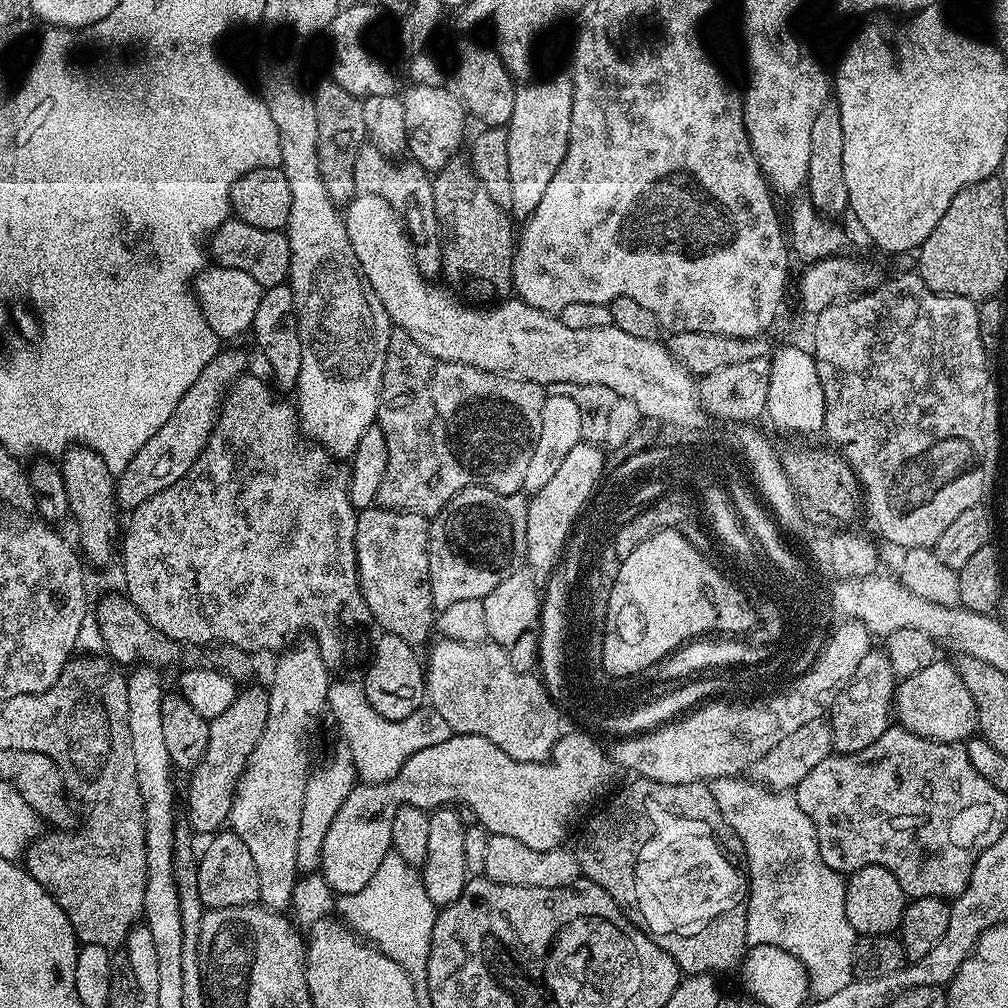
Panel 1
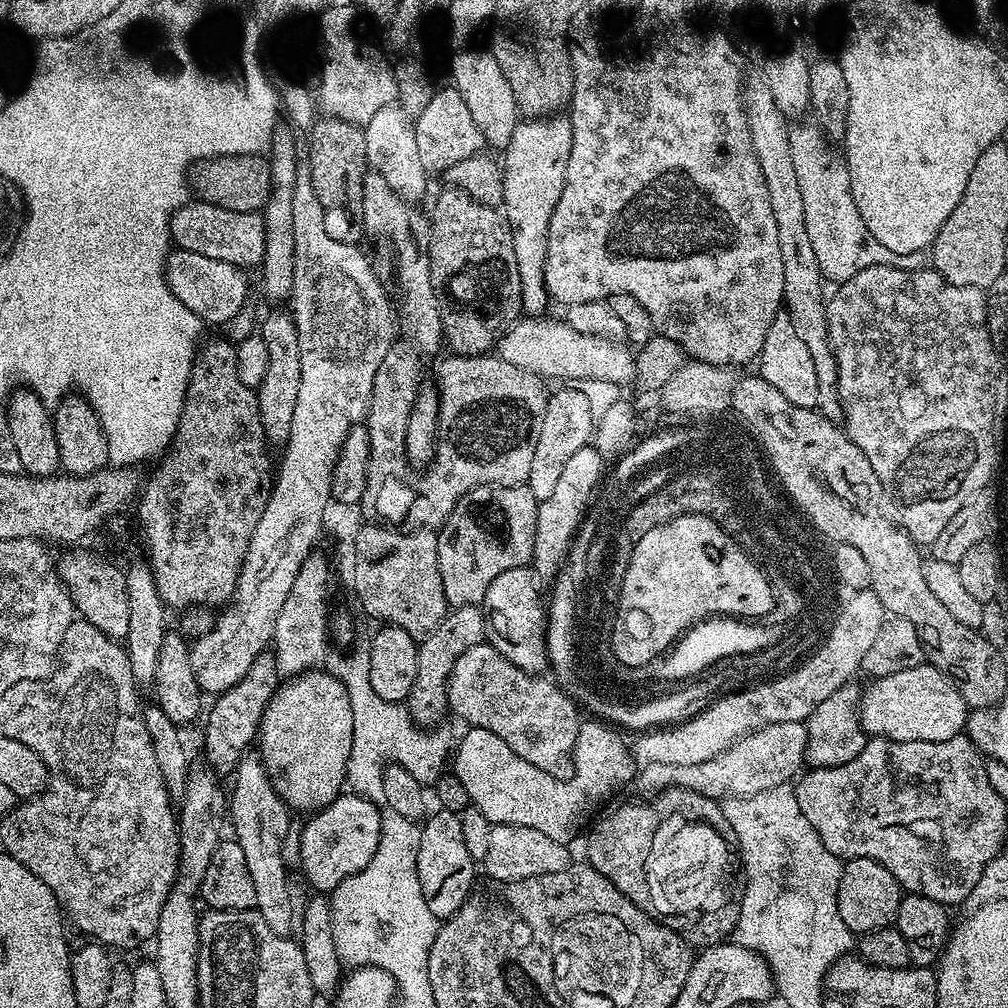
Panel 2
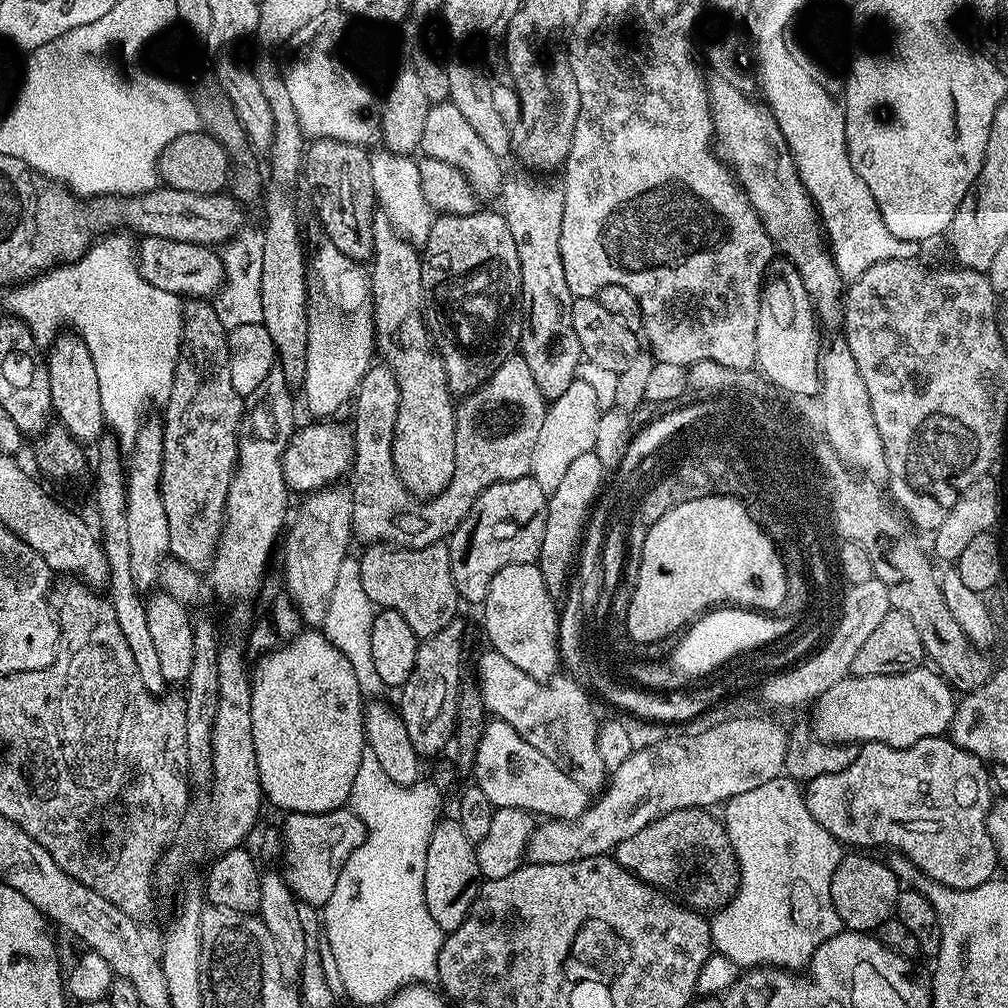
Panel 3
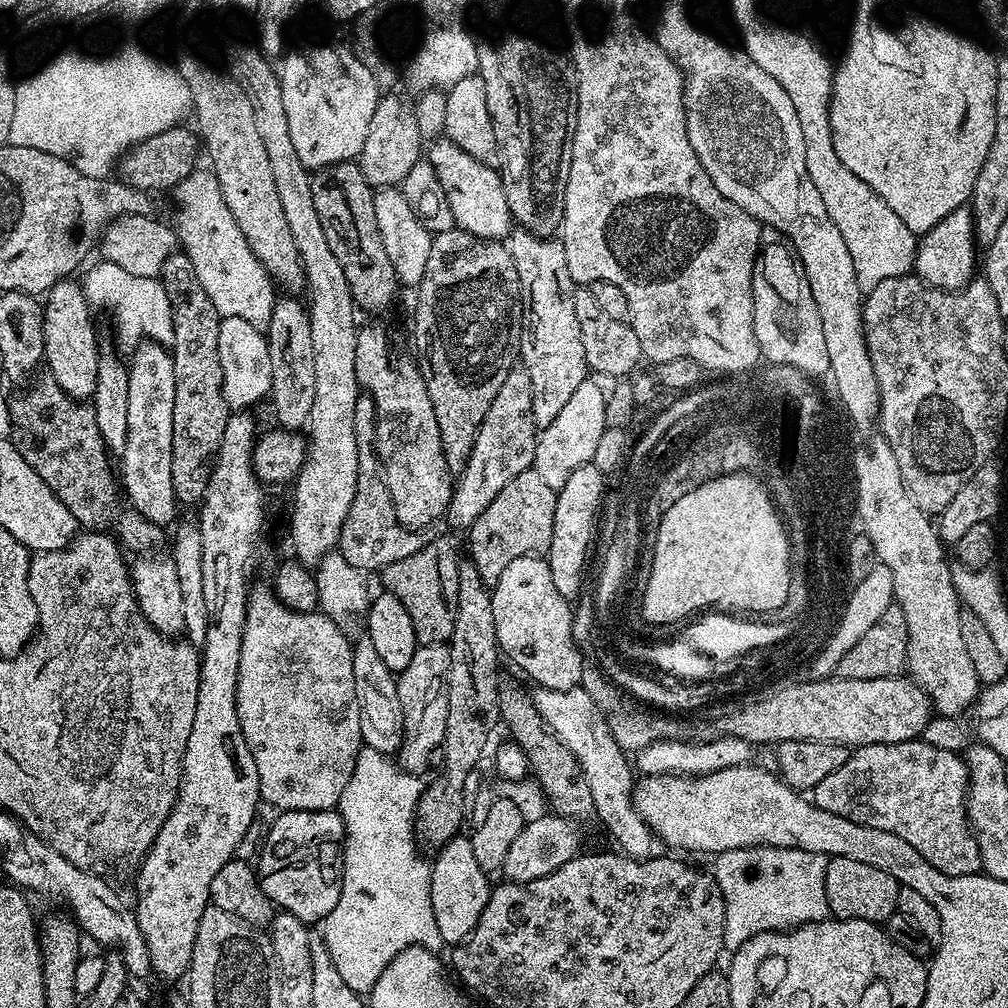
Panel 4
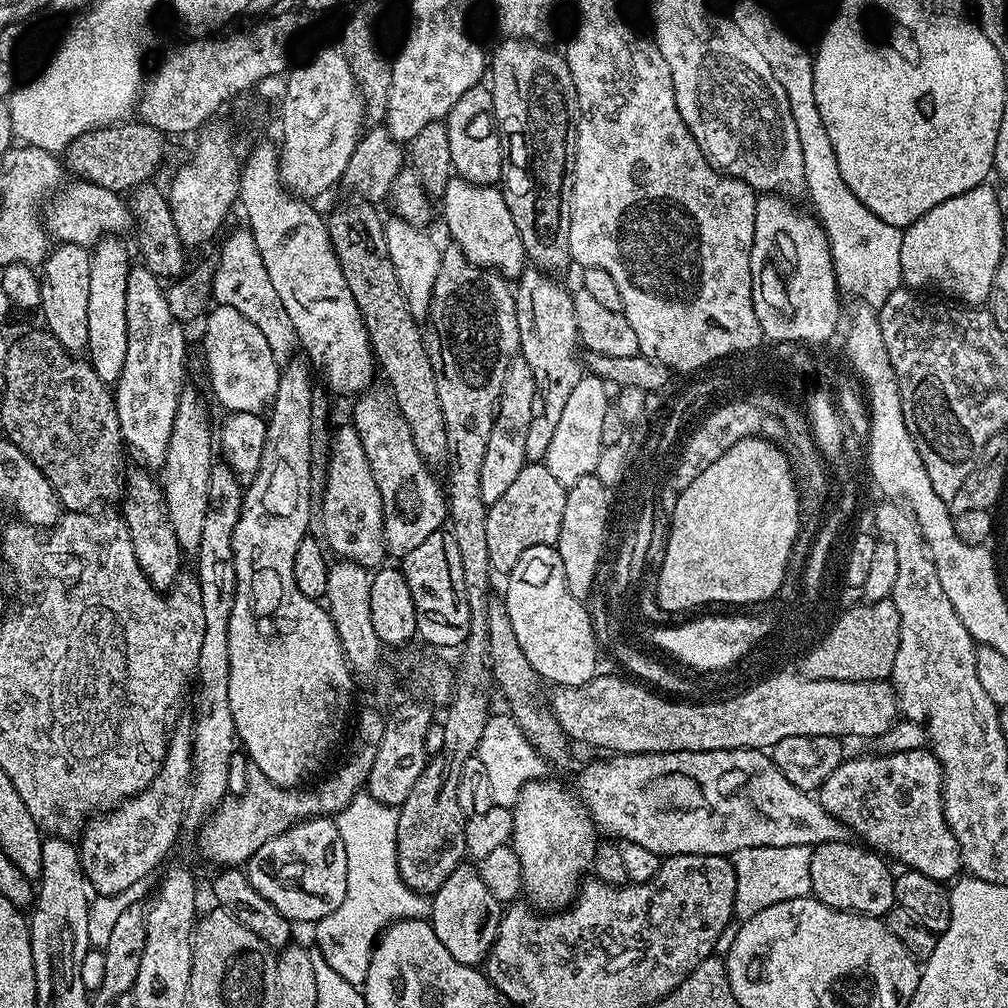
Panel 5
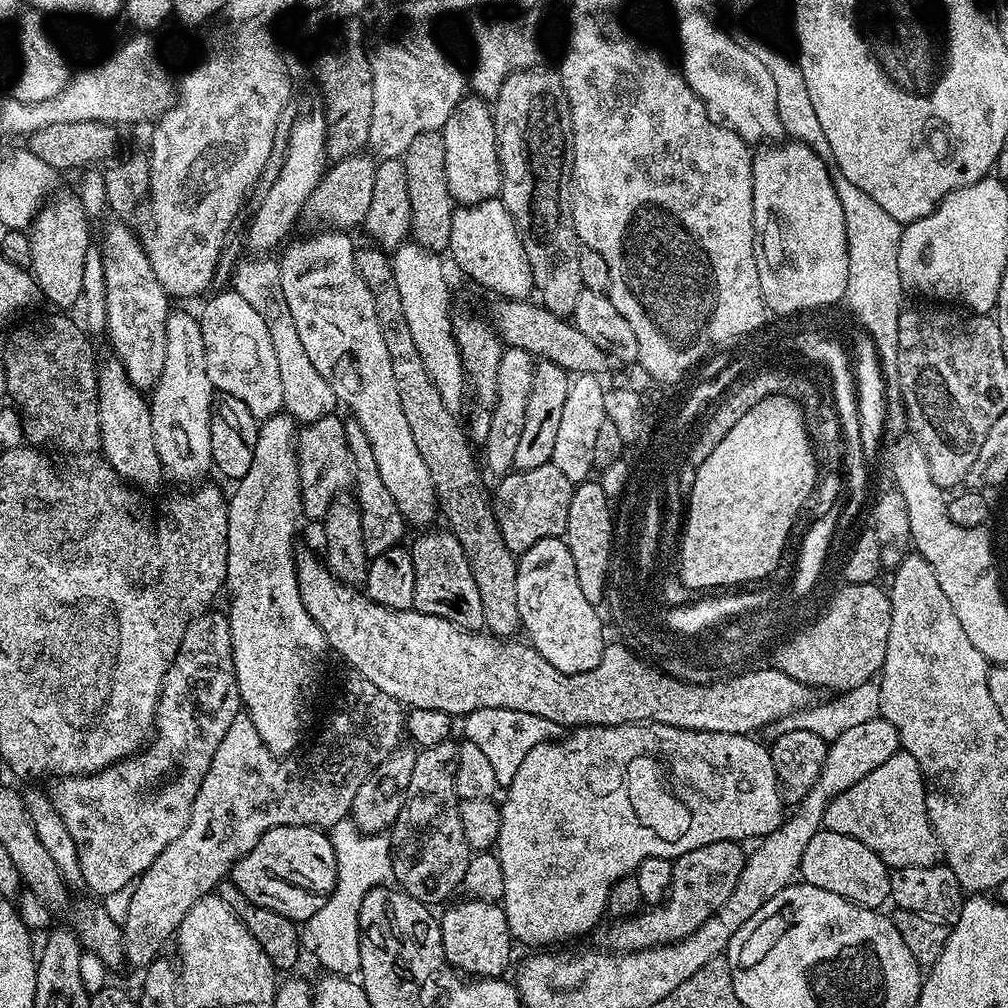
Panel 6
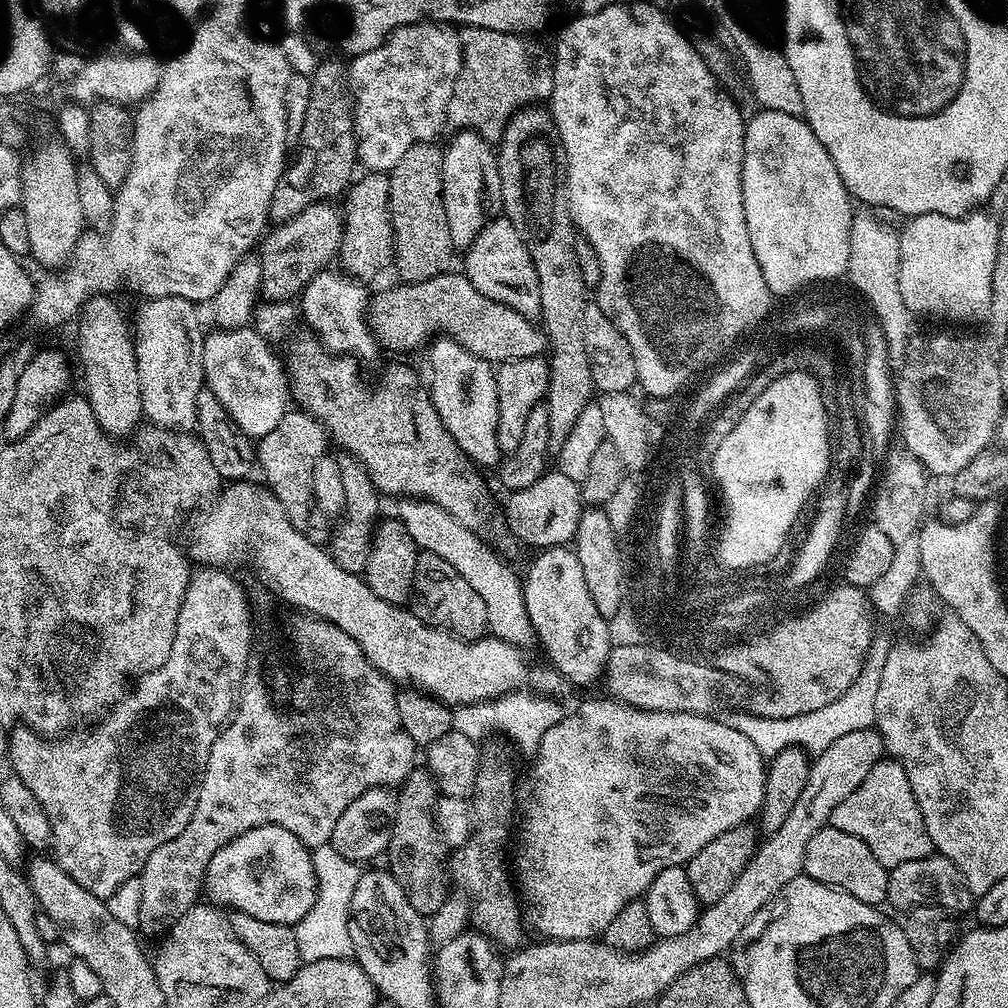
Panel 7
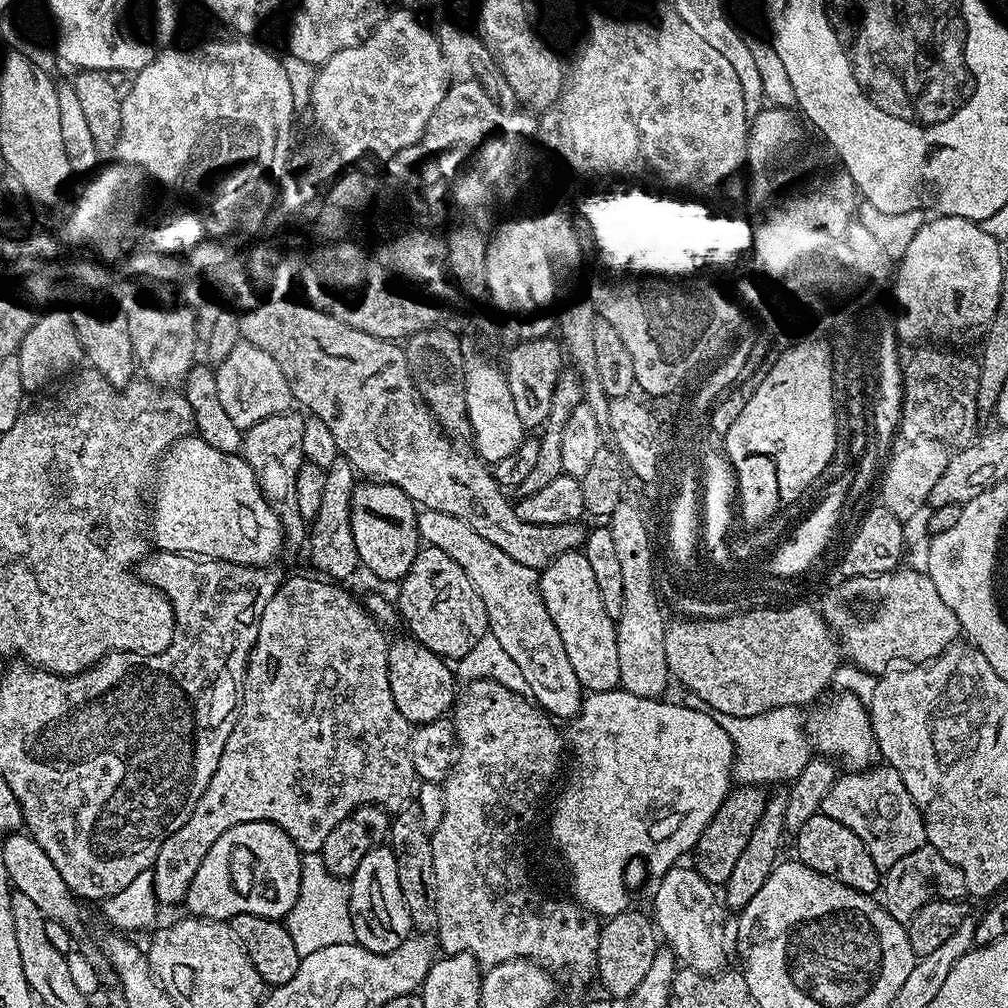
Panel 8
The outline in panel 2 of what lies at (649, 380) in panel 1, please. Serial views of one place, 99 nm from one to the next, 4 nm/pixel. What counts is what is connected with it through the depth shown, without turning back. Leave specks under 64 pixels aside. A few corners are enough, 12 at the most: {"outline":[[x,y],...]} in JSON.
{"outline":[[521,318],[500,359],[549,381],[632,384],[621,341]]}

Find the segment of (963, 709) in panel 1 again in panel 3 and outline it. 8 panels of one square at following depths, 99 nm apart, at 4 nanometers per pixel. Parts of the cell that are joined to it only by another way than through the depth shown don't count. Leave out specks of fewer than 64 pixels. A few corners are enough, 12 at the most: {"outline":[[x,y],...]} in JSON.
{"outline":[[928,666],[849,674],[814,701],[826,744],[905,748],[957,703]]}

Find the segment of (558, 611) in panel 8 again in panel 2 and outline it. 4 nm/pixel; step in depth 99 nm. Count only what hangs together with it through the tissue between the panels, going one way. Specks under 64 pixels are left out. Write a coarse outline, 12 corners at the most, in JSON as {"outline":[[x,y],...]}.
{"outline":[[531,567],[483,602],[484,635],[518,670],[549,667],[546,600]]}

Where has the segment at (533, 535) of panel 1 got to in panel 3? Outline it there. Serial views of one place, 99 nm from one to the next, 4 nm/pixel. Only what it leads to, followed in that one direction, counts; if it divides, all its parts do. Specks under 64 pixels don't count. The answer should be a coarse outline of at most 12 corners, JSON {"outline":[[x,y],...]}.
{"outline":[[582,454],[548,497],[539,565],[563,601],[578,556],[581,520],[600,479]]}

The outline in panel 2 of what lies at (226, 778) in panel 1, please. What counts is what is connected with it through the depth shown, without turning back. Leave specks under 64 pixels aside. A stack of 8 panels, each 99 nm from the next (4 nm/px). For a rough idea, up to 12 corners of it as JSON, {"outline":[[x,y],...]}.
{"outline":[[261,654],[207,709],[204,756],[235,773],[282,677]]}

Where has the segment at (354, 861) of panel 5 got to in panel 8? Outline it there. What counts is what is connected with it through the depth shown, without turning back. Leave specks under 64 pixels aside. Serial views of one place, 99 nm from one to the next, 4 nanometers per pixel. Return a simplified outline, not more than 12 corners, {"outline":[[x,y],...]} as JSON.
{"outline":[[319,852],[300,857],[288,912],[302,957],[356,939],[350,888]]}

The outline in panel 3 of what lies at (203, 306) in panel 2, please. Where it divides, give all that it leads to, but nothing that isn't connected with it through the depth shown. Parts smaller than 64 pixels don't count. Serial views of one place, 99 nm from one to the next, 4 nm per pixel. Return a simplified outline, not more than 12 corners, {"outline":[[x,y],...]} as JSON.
{"outline":[[146,236],[142,278],[181,298],[212,298],[221,253],[206,244]]}

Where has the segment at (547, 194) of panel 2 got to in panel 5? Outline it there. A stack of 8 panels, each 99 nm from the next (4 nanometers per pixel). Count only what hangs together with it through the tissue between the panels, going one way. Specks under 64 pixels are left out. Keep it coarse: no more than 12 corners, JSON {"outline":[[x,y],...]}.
{"outline":[[528,266],[514,288],[543,461],[582,375],[573,293]]}

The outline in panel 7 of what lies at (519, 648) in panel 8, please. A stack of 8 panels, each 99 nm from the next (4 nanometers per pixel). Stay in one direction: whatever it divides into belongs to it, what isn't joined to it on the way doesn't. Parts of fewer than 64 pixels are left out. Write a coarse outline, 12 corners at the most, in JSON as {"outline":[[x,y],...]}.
{"outline":[[423,498],[397,504],[420,552],[446,558],[486,602],[488,632],[536,640],[521,577]]}

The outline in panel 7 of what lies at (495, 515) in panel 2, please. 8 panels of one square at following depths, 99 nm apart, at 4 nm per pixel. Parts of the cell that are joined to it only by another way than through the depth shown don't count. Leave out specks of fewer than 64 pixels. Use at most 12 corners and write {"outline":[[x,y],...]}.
{"outline":[[559,470],[508,492],[502,515],[532,550],[568,546],[580,486]]}

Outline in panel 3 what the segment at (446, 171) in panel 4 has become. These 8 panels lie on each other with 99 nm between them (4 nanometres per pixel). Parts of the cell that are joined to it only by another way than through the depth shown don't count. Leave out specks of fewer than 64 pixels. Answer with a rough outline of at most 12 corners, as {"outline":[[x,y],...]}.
{"outline":[[432,104],[419,151],[450,162],[495,197],[501,157],[478,138],[458,106]]}

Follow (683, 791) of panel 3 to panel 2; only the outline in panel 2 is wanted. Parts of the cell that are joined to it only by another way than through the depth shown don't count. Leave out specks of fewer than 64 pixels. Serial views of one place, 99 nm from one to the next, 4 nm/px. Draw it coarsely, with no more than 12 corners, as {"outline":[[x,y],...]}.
{"outline":[[807,723],[768,724],[690,766],[648,764],[652,790],[714,801],[789,783]]}

